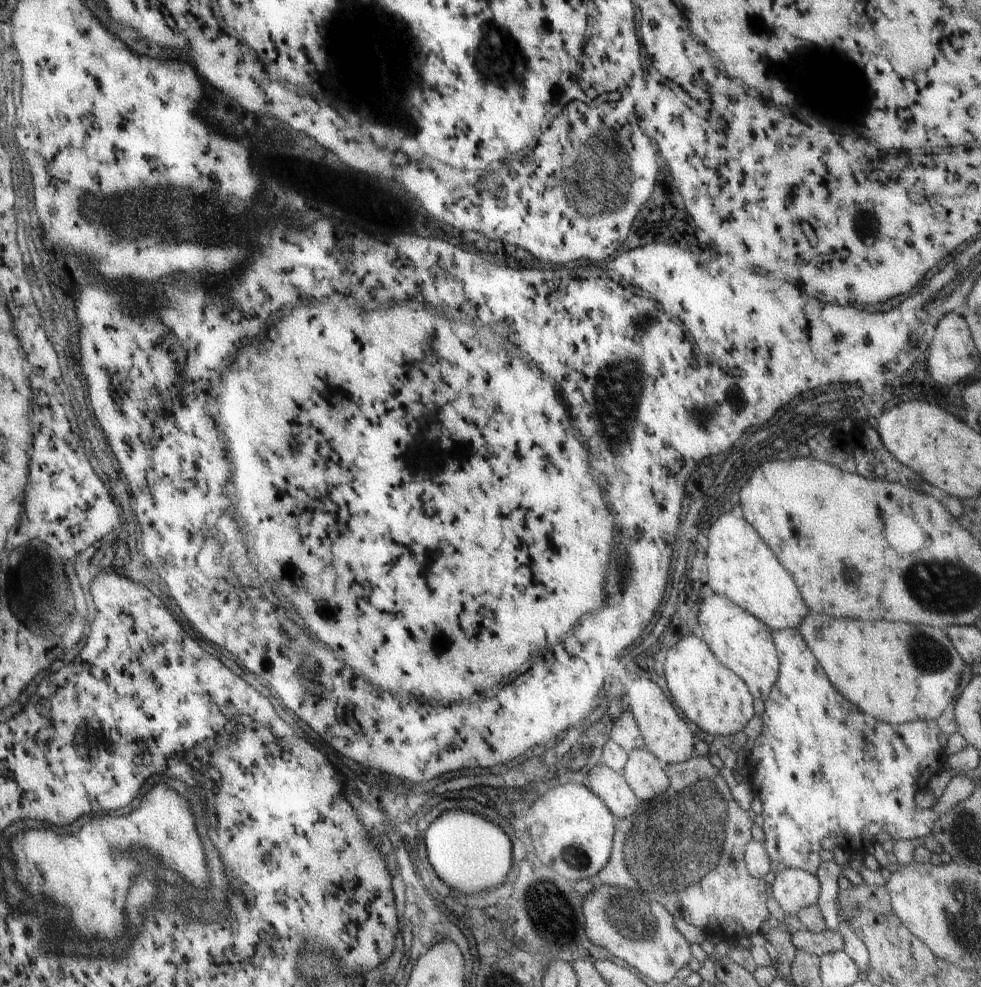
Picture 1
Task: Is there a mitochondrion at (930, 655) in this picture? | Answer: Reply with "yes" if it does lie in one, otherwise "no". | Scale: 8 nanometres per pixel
yes

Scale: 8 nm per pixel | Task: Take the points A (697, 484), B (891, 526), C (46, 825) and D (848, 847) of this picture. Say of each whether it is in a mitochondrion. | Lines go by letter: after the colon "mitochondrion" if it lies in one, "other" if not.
A: other
B: other
C: other
D: other

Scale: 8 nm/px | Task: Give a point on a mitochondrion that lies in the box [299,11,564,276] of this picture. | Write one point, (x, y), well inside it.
(491, 41)

